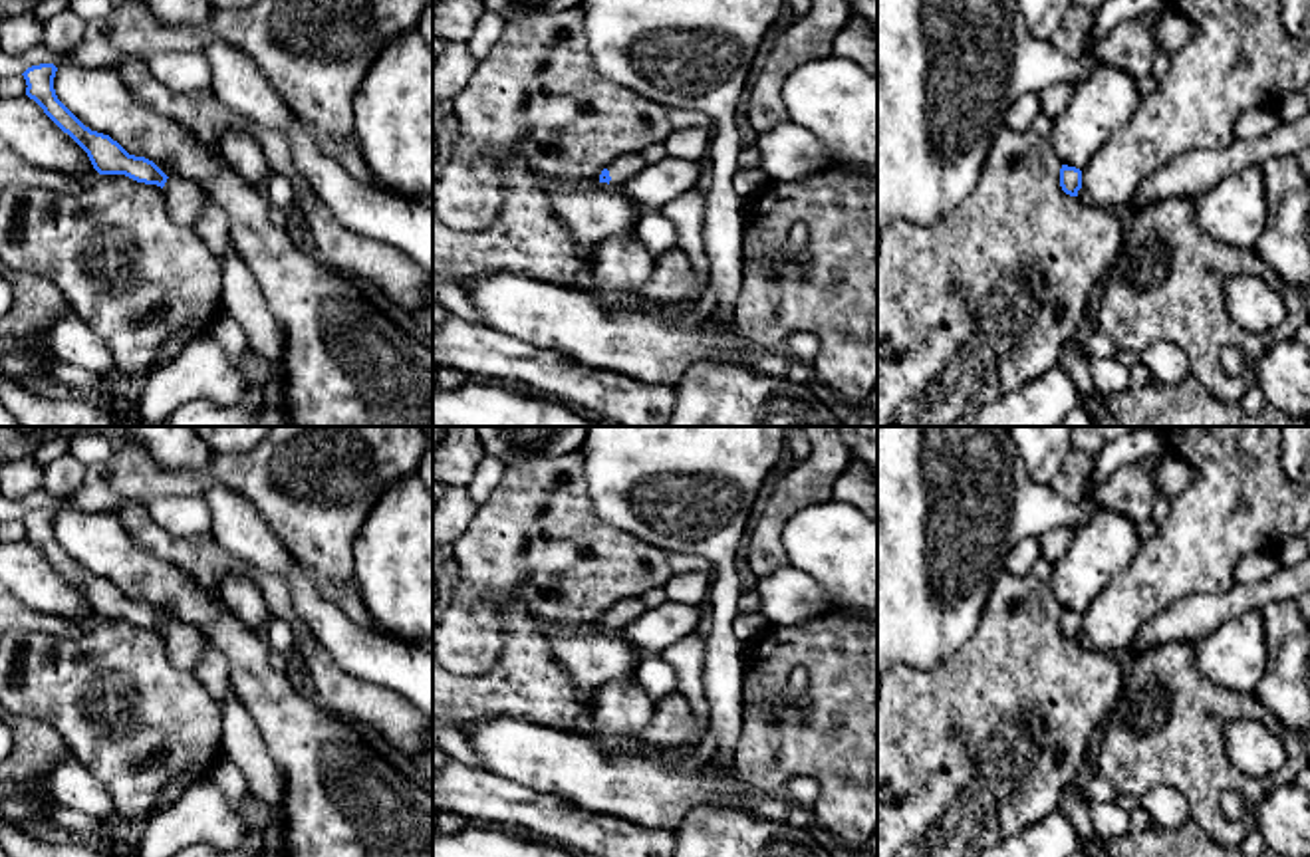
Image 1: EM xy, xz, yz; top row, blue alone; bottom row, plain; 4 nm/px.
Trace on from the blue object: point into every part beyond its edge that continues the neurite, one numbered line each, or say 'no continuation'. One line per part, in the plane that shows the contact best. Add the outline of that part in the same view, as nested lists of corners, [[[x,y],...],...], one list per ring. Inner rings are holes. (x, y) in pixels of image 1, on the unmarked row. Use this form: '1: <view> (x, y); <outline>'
1: xz (622, 613); [[[627,597],[617,601],[609,611],[609,629],[623,631],[631,621],[639,619],[647,611],[641,597]]]

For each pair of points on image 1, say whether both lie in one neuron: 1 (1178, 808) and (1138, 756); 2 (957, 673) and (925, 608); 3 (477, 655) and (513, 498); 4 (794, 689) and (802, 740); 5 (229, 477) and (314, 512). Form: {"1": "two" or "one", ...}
{"1": "two", "2": "two", "3": "one", "4": "two", "5": "one"}

